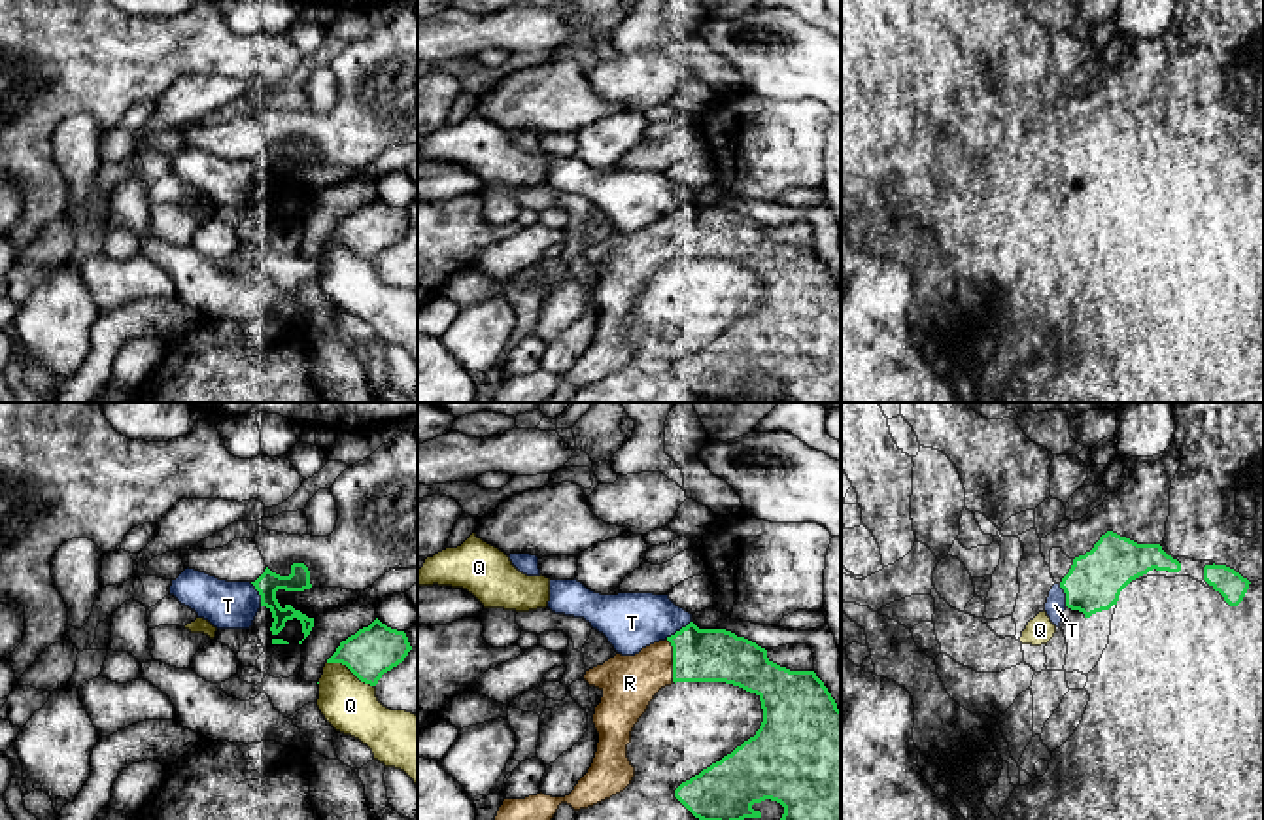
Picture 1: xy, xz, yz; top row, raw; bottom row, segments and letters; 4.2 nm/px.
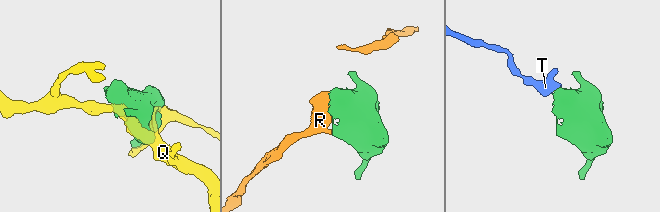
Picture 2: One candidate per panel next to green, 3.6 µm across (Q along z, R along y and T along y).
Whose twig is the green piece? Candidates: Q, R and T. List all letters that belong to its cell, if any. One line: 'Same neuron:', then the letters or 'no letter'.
Same neuron: R

